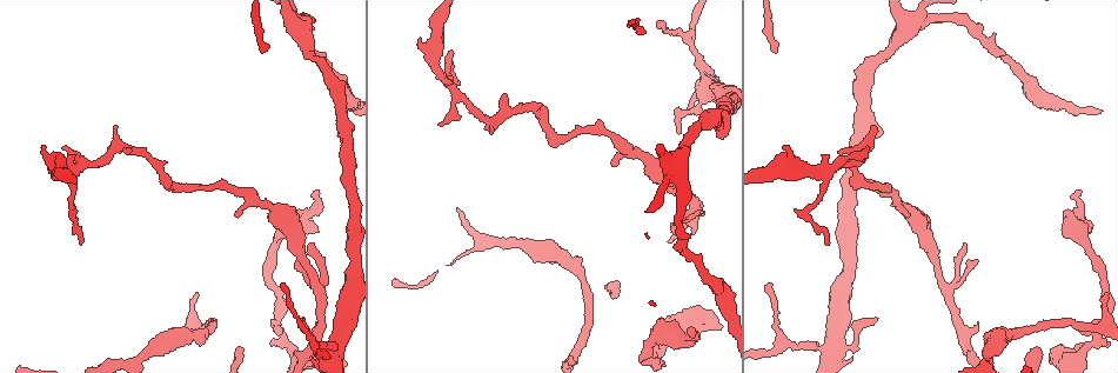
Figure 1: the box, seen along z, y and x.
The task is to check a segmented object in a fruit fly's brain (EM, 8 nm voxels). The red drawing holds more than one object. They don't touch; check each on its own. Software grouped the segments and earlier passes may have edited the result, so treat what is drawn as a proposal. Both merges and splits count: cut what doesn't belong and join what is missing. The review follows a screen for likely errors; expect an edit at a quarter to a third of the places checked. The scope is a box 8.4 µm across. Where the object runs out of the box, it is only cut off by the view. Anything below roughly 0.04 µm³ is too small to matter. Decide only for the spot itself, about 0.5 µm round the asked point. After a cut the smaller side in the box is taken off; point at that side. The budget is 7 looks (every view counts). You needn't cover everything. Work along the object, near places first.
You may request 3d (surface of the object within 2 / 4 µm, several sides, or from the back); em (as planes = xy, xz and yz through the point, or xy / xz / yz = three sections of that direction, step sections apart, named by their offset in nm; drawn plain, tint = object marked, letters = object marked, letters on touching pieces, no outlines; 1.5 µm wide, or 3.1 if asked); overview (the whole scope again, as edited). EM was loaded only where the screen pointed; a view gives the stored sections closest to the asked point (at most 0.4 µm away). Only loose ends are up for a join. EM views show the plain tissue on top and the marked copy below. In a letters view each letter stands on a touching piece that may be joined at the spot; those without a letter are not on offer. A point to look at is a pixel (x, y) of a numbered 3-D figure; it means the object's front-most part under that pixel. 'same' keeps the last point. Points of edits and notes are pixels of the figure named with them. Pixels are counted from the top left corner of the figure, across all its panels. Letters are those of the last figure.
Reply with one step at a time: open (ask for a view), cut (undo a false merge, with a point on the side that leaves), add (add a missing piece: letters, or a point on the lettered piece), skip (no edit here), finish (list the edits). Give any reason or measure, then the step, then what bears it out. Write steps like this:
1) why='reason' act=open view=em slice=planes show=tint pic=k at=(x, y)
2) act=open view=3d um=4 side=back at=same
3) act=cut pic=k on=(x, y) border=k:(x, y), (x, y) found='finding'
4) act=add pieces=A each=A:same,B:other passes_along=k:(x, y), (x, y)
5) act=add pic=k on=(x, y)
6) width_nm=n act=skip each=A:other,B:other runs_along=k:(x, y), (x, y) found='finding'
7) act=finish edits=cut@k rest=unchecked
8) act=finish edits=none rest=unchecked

why='sharp bend' act=open view=em slice=xy step=8 show=tint pic=1 at=(333, 348)

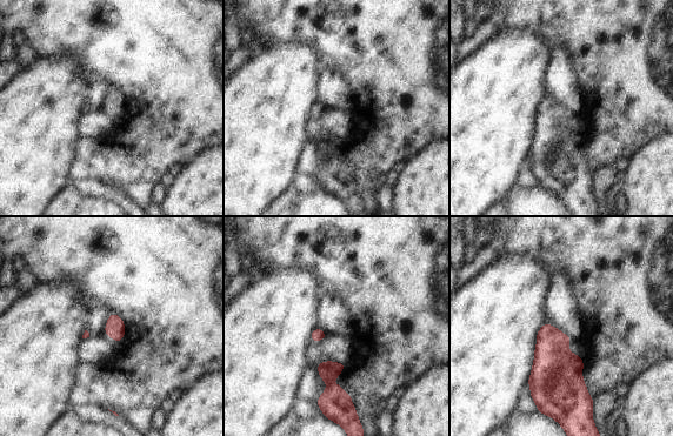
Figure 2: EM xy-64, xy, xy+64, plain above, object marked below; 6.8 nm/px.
act=open view=em slice=planes show=tint at=same

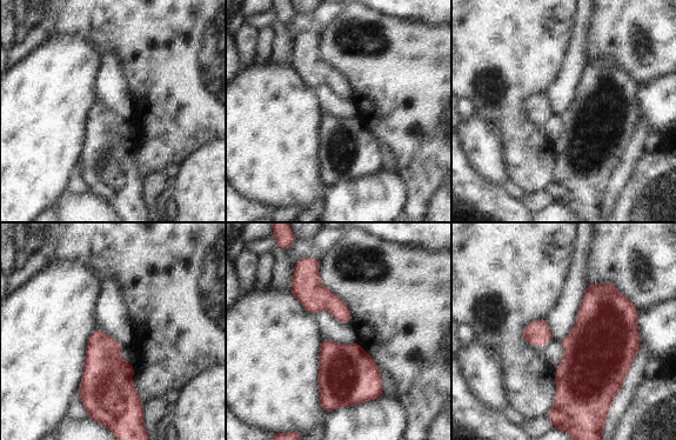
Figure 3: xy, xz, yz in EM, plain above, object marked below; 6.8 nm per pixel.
act=open view=em slice=planes show=letters at=same

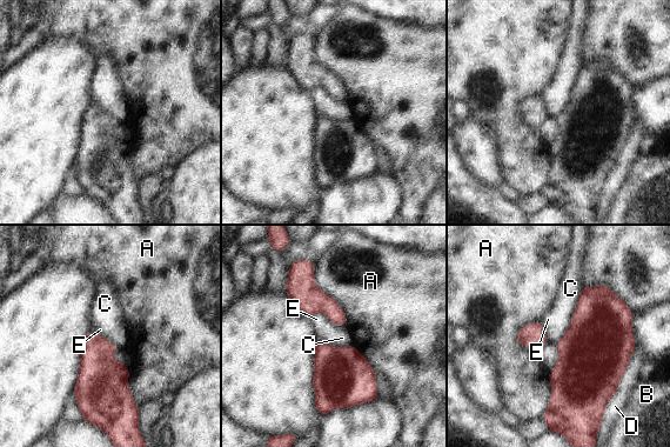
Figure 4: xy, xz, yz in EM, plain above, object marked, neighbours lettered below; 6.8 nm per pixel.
width_nm=240 act=skip each=A:other,B:other,C:other,D:other,E:other border=4:(583, 287), (574, 317), (562, 335) found='continuous, no second cell'

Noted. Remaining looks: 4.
why='calibre changes' act=open view=em slice=planes show=tint pic=1 at=(1006, 333)

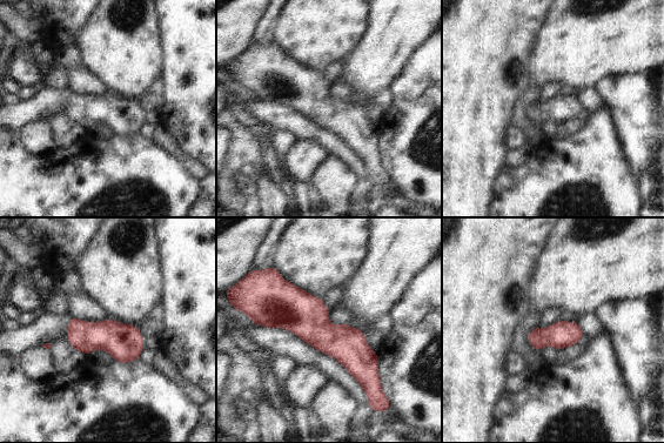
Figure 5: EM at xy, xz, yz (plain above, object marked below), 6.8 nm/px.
act=open view=em slice=planes show=letters at=same

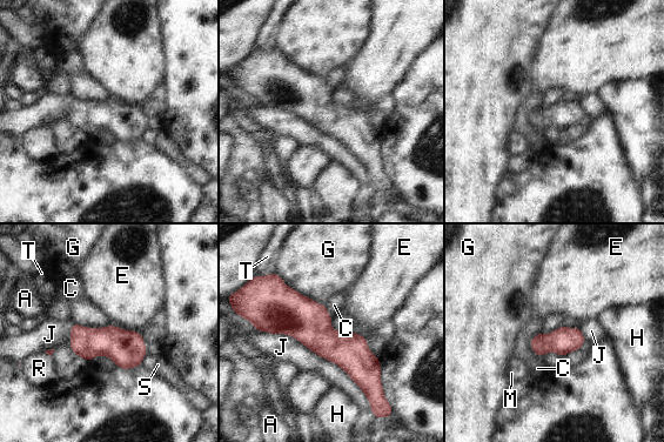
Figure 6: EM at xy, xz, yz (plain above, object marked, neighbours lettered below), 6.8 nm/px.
width_nm=180 act=skip each=A:other,C:other,E:other,G:other,H:other,J:other,M:other,R:other,S:other,T:other runs_along=6:(262, 326), (307, 325), (380, 389) found='continuous, no second cell'

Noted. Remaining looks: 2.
why='tapers out' act=open view=3d um=2 pic=1 at=(316, 189)

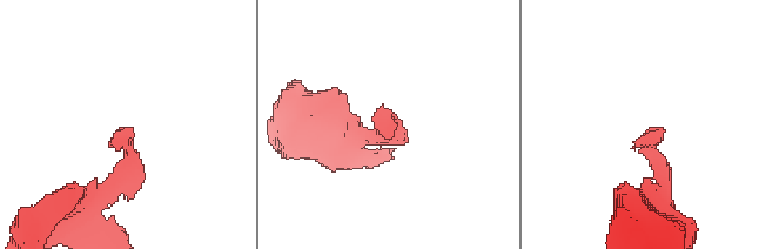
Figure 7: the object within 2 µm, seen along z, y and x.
act=open view=em slice=planes show=letters pic=7 at=(390, 139)

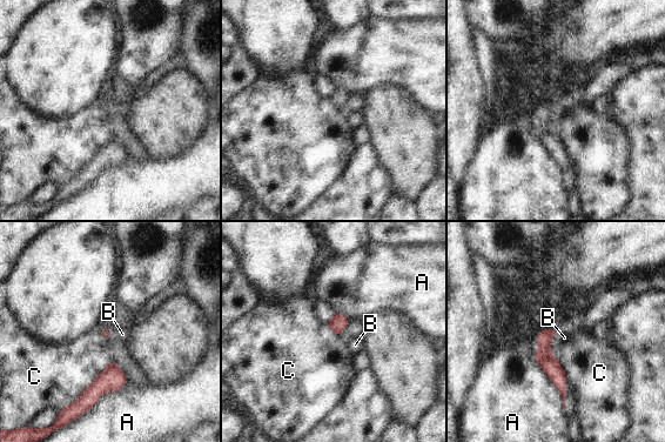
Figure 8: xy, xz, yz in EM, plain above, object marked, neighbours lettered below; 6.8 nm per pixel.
act=skip each=A:other,B:other,C:other runs_along=8:(545, 332), (544, 359), (562, 390) found='no lettered piece goes on from it'

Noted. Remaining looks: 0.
act=finish edits=none rest=unchecked

